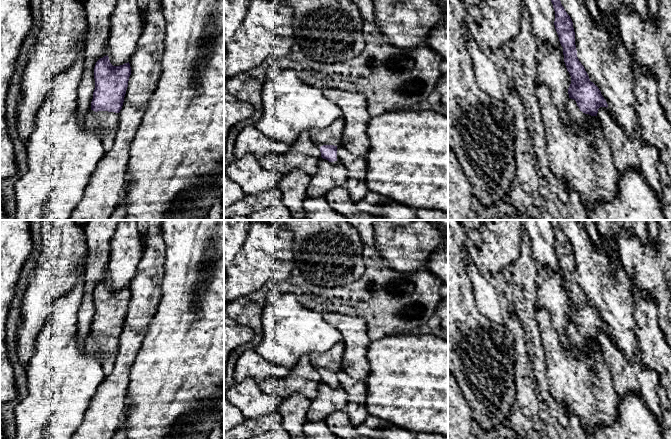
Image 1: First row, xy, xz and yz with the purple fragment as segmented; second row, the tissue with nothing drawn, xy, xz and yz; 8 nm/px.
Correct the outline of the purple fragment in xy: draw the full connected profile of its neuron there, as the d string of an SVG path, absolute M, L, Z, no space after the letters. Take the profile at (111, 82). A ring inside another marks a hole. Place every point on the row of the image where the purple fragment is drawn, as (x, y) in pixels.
M108 55L100 58L94 67L95 89L84 126L99 132L105 152L115 140L130 75L129 62L113 66Z

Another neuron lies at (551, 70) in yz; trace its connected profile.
M522 0L531 17L531 29L537 51L543 58L536 63L536 80L546 85L564 124L569 123L567 111L571 76L567 71L563 47L555 29L555 11L551 0Z

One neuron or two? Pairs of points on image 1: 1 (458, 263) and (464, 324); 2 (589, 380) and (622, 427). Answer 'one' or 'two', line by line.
1: one
2: two

